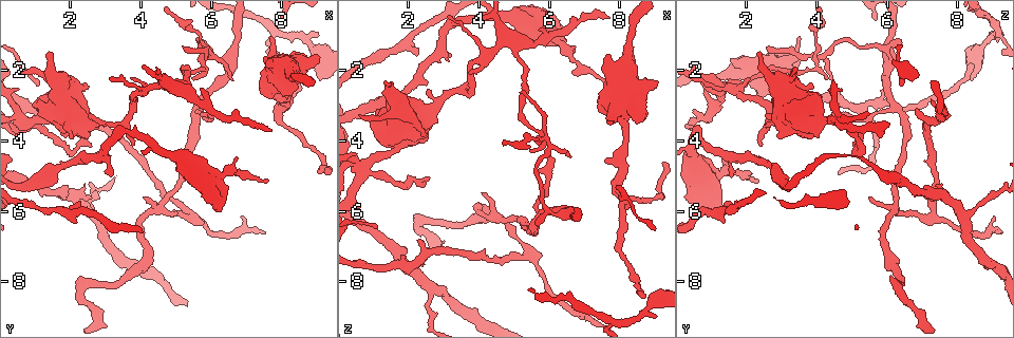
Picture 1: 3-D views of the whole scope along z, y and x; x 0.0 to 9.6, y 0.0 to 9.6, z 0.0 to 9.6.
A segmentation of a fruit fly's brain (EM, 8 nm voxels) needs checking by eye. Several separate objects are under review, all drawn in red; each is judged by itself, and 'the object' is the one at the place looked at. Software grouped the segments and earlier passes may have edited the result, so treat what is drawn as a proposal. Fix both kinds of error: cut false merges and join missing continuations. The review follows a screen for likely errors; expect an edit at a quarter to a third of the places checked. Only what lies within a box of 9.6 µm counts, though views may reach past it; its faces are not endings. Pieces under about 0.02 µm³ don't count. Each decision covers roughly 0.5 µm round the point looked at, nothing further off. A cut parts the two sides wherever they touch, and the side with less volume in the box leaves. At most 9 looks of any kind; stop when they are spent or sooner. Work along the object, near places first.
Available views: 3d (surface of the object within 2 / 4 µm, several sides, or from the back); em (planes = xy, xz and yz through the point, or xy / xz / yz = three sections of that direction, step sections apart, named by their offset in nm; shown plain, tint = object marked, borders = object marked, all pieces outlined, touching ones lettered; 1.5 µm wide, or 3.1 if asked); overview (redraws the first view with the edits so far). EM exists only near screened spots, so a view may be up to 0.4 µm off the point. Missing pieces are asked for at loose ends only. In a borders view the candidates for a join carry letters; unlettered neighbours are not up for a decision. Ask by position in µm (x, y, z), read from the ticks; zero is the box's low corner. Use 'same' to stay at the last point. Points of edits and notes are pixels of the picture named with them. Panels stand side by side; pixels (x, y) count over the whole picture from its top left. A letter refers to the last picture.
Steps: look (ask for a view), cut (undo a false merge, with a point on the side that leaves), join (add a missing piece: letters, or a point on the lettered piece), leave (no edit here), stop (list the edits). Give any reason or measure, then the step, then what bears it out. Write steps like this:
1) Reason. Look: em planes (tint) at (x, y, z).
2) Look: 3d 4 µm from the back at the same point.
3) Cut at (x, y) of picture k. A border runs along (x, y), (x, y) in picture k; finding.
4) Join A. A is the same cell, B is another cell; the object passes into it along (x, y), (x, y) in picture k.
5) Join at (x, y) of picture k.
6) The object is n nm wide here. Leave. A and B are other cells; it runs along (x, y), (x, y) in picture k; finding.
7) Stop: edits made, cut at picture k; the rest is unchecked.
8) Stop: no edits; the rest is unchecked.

Abrupt turn. Look: 3d 4 µm at (4.60, 6.00, 6.20).

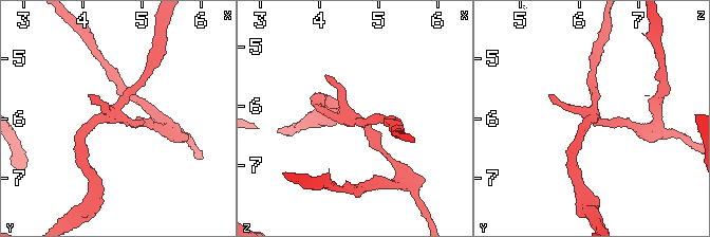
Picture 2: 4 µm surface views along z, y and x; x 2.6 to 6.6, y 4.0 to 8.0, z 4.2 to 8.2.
Shape alone is not enough. Look: em planes (tint) at (4.55, 5.95, 6.20).

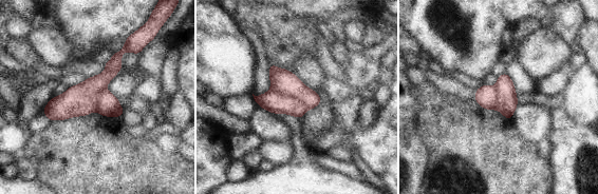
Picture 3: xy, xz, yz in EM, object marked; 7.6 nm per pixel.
What lies round it. Look: em planes (borders) at the same point.

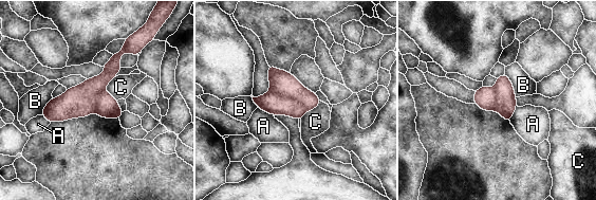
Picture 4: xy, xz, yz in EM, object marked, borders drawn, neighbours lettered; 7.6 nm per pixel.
Cut at (281, 83) of picture 4. A, B and C are other cells; two cells meet here.

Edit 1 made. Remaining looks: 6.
Free end. Look: em planes (plain) at (1.40, 1.45, 2.30).

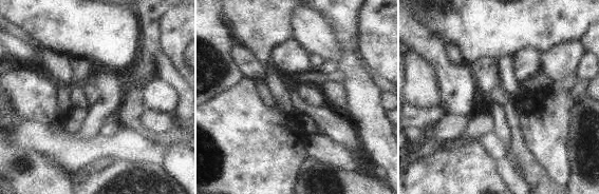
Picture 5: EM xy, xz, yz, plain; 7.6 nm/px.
Look: em planes (borders) at the same point.

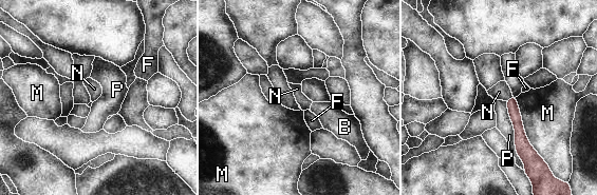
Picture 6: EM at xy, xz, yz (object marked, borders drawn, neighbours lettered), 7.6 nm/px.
Leave. B, F, M, N and P are other cells; a border runs along (512, 96), (506, 101) in picture 6; no lettered piece goes on from it.

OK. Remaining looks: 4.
Three arms meet. Look: em yz step 8 (tint) at (5.75, 1.70, 3.95).

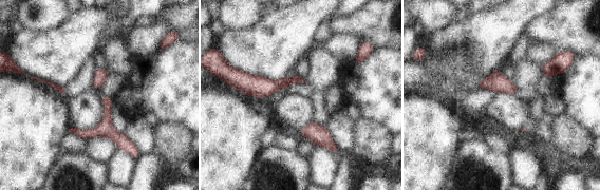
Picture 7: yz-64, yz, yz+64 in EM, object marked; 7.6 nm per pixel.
Another direction. Look: em planes (borders) at the same point.

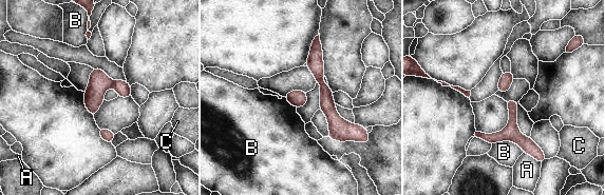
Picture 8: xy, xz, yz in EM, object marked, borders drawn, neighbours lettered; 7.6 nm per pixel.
The longest contact is with B, 260 nm. Cut at (123, 89) of picture 8. A, B and C are other cells; the part that leaves runs along (316, 40), (327, 106), (351, 138) in picture 8; two cells meet here.

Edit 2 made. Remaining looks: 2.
Branch stops here. Look: 3d 4 µm at (7.60, 1.05, 3.50).

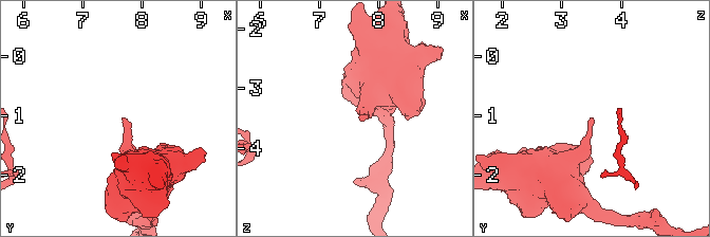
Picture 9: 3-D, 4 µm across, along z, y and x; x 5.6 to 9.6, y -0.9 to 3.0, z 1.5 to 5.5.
Look: em xy step 8 (borders) at (7.65, 1.05, 3.45).

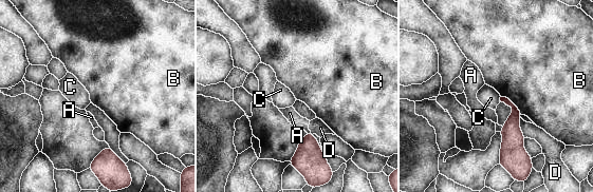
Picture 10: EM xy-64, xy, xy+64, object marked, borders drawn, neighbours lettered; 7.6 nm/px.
Leave. A, B, C and D are other cells; a border runs along (501, 96), (507, 97), (521, 114) in picture 10; none of them fits.

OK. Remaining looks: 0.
Stop: edits made, cut at picture 4, cut at picture 8; the rest is unchecked.

